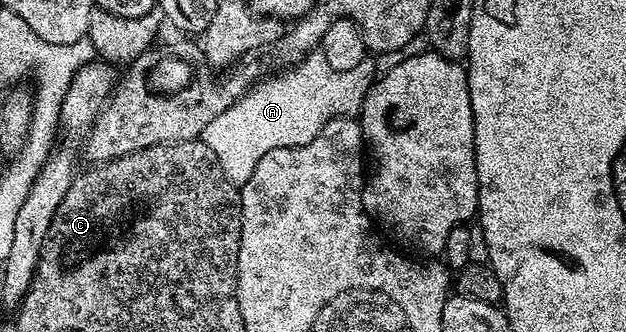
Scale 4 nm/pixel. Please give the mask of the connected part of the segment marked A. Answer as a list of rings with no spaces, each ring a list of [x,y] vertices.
[[[321,50],[309,52],[290,66],[295,68],[290,68],[279,76],[270,76],[267,80],[259,79],[249,92],[245,92],[235,104],[228,106],[224,114],[208,122],[200,139],[208,146],[208,150],[212,150],[212,154],[216,154],[218,165],[224,170],[226,177],[236,186],[244,185],[248,182],[248,178],[252,178],[252,170],[256,170],[256,162],[260,162],[264,154],[272,150],[295,148],[312,142],[312,138],[316,138],[322,127],[332,119],[357,117],[362,111],[364,98],[376,79],[372,60],[364,59],[360,62],[360,66],[355,66],[353,70],[341,72],[332,70],[332,66],[328,66],[328,58],[324,58]]]

